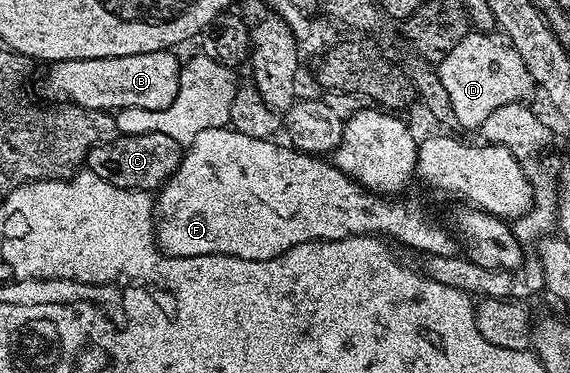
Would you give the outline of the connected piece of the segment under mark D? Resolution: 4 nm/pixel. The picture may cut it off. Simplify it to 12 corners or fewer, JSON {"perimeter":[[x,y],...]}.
{"perimeter":[[470,31],[436,69],[477,130],[534,91],[521,55]]}

